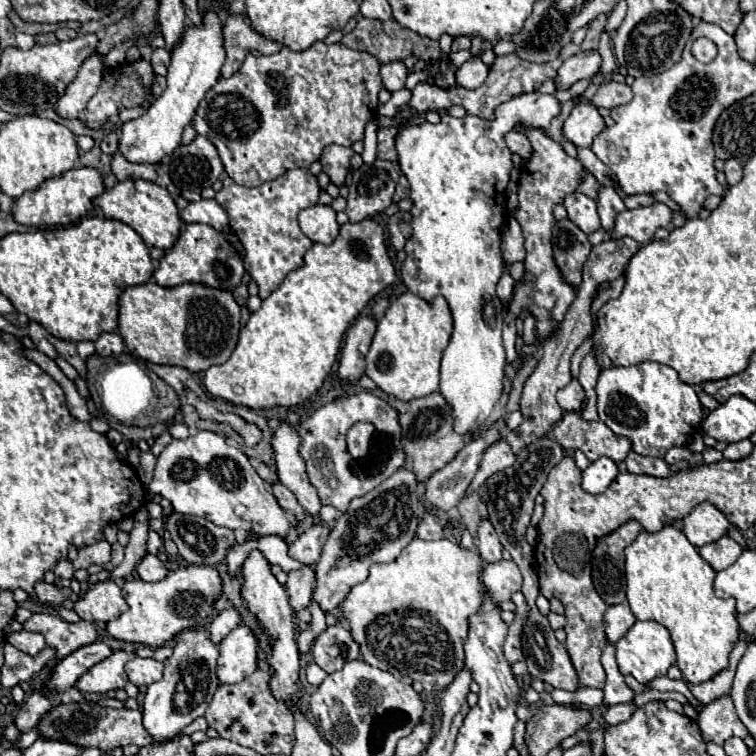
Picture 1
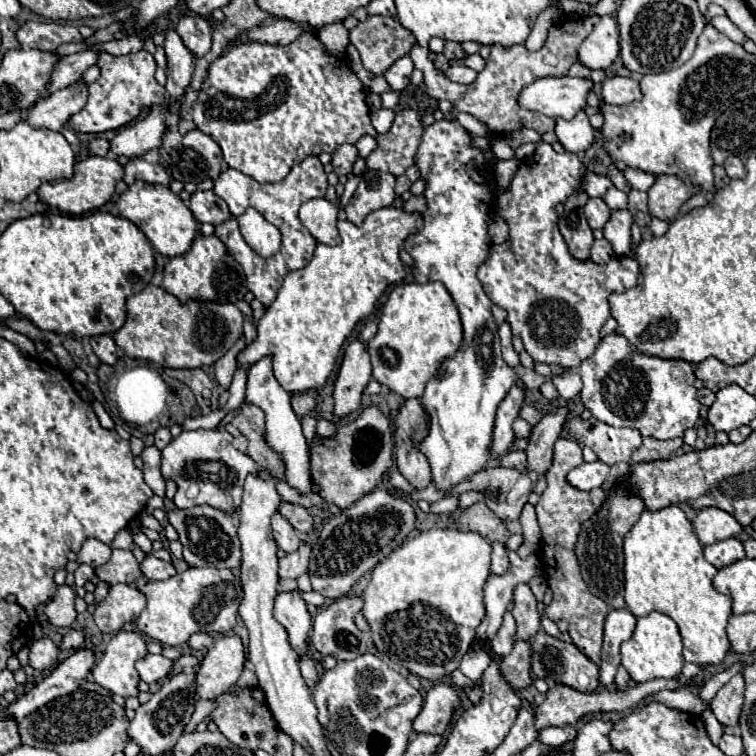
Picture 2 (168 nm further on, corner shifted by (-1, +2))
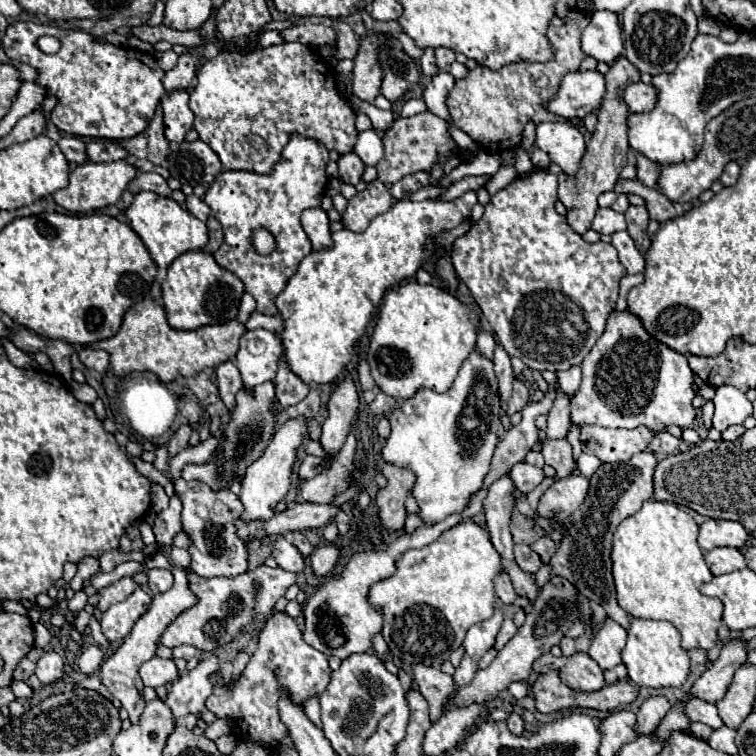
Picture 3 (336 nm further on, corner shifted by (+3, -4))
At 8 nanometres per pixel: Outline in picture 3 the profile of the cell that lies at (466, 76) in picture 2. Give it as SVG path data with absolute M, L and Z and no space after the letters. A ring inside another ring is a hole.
M438 72L436 76L432 76L432 80L426 84L426 90L424 90L424 100L426 100L428 112L444 118L450 124L452 124L452 116L448 114L444 100L450 94L450 90L454 88L454 82L456 82L456 78L450 72Z

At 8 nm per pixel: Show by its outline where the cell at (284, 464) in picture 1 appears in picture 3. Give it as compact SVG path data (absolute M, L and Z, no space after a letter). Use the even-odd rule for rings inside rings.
M248 330L240 338L240 350L236 354L236 368L240 370L244 390L252 394L258 384L272 382L278 372L278 360L282 344L270 330Z

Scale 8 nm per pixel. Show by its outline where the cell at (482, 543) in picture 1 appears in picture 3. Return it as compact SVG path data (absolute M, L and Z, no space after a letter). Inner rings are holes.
M504 570L494 578L494 590L496 590L498 598L502 600L502 604L512 604L516 600L516 592L514 592L512 582Z

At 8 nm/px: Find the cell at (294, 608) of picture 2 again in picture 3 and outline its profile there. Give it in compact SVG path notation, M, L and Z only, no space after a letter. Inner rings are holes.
M274 612L266 626L258 636L258 648L252 654L244 674L234 684L222 684L214 690L214 694L206 700L206 708L212 710L218 718L236 718L240 726L236 732L240 740L256 740L268 748L274 748L282 736L286 736L286 728L278 718L278 696L280 688L286 688L296 704L302 704L310 694L320 694L330 682L328 656L314 650L304 642L302 632L292 616L286 612ZM278 670L278 676L274 676Z

